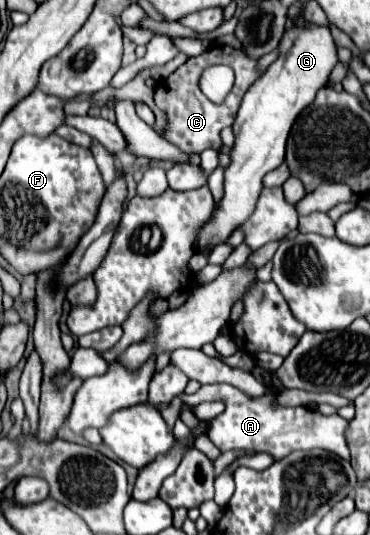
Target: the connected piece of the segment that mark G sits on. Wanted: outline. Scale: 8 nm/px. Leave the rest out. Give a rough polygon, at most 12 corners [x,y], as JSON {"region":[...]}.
{"region":[[293,26],[243,96],[233,162],[199,250],[251,216],[295,118],[337,60],[327,26]]}

